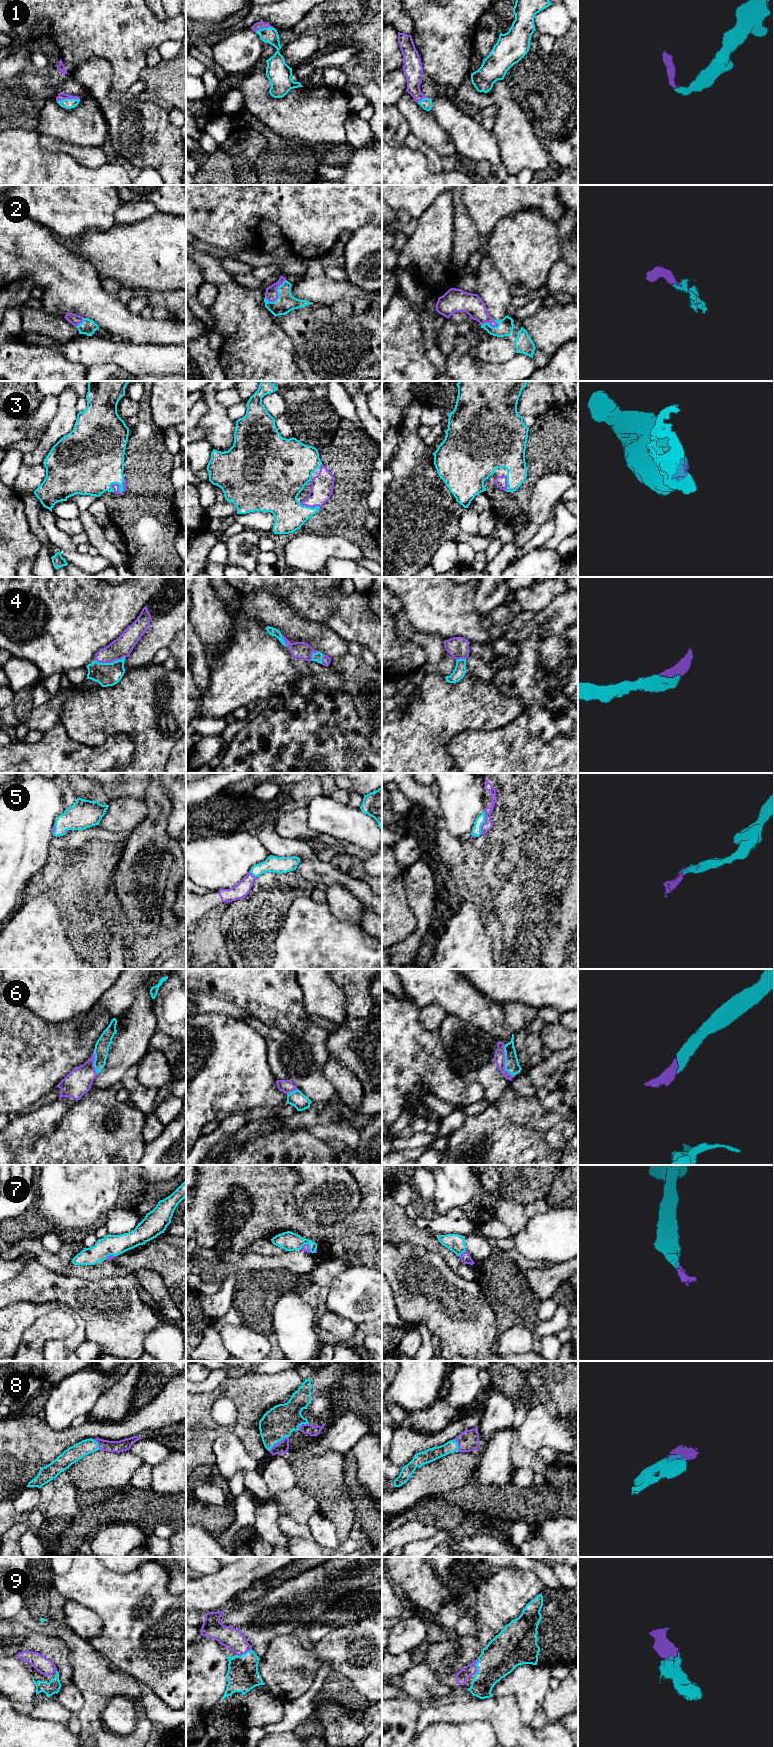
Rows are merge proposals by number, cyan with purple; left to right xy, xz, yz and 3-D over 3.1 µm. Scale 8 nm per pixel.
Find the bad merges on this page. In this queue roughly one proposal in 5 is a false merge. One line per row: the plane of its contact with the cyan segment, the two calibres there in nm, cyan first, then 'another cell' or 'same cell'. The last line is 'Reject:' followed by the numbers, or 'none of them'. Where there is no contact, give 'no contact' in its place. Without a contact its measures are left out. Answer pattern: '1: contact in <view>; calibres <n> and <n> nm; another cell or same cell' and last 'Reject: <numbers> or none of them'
1: contact in xy; calibres 80 and 60 nm; same cell
2: contact in xz; calibres 150 and 100 nm; same cell
3: contact in xy; calibres 360 and 50 nm; same cell
4: contact in xy; calibres 190 and 160 nm; same cell
5: contact in yz; calibres 80 and 70 nm; same cell
6: contact in yz; calibres 110 and 100 nm; same cell
7: contact in yz; calibres 140 and 90 nm; same cell
8: contact in xz; calibres 260 and 100 nm; same cell
9: contact in xz; calibres 260 and 170 nm; same cell
Reject: none of them

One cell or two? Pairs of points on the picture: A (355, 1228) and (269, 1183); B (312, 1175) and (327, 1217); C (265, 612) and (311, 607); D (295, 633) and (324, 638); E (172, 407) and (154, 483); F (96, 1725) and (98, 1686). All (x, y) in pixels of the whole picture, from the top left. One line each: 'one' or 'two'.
A: one
B: one
C: two
D: one
E: two
F: one

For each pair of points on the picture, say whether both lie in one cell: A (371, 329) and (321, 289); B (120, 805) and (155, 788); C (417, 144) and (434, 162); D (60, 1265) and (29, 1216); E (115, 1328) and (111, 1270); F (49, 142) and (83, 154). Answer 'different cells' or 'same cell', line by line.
A: different cells
B: different cells
C: same cell
D: different cells
E: different cells
F: same cell

